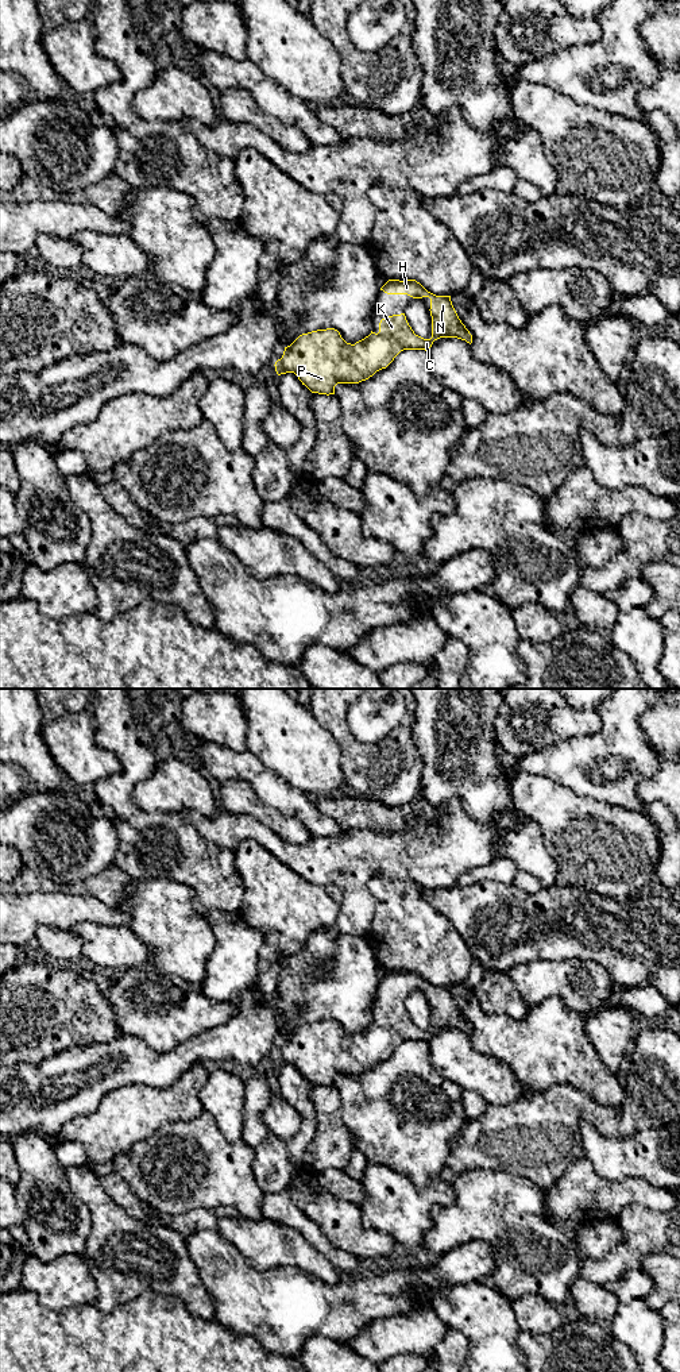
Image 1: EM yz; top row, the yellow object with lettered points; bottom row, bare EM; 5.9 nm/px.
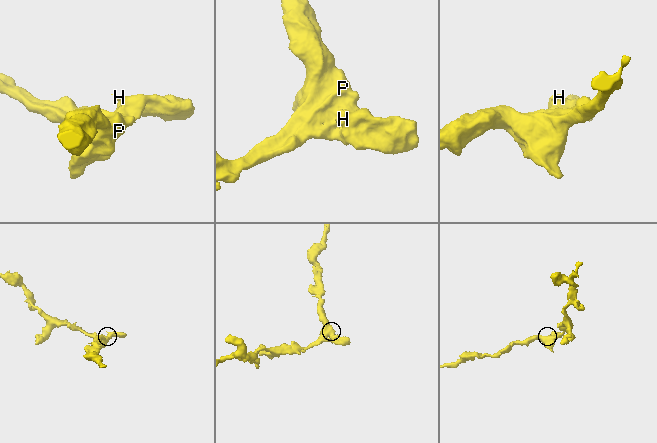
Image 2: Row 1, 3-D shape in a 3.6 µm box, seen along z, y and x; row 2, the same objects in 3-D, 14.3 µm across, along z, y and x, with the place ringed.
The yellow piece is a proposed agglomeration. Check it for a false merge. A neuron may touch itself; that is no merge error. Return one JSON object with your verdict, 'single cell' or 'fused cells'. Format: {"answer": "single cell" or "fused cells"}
{"answer": "single cell"}

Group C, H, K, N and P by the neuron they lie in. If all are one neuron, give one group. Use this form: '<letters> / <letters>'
C H K N P

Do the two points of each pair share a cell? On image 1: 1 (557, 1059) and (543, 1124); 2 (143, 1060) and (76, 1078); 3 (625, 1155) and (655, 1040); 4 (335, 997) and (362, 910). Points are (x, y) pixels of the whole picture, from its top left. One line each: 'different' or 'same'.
1: different
2: same
3: different
4: different

